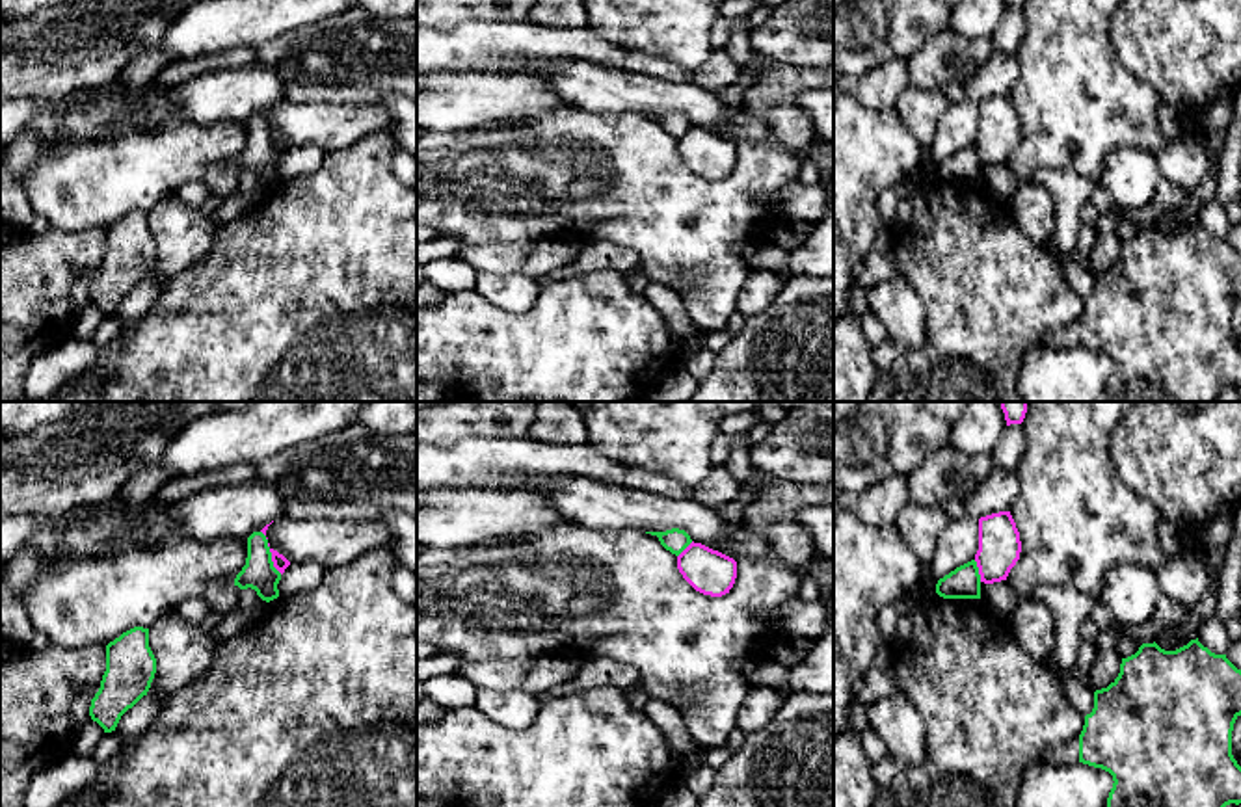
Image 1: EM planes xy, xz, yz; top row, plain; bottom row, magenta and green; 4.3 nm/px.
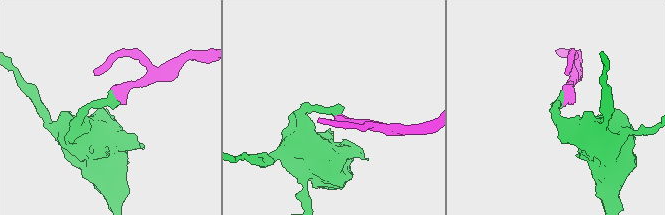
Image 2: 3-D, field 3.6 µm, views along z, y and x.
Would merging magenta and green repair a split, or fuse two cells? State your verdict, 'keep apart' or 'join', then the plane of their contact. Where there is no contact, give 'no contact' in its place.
keep apart | xy

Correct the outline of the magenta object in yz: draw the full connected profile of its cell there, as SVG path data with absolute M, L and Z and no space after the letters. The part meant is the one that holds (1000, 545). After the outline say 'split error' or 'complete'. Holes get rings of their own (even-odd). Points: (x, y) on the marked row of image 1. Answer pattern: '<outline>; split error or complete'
M999 511L979 519L979 550L975 562L981 582L1007 580L1020 560L1021 541L1010 511Z; complete

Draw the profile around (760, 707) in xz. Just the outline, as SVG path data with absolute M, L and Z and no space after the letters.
M752 686L737 712L737 727L750 734L770 725L783 695L770 686Z

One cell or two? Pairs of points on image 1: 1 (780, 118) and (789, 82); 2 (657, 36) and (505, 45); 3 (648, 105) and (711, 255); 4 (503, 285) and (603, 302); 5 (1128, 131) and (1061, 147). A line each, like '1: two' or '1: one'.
1: one
2: two
3: two
4: two
5: one

